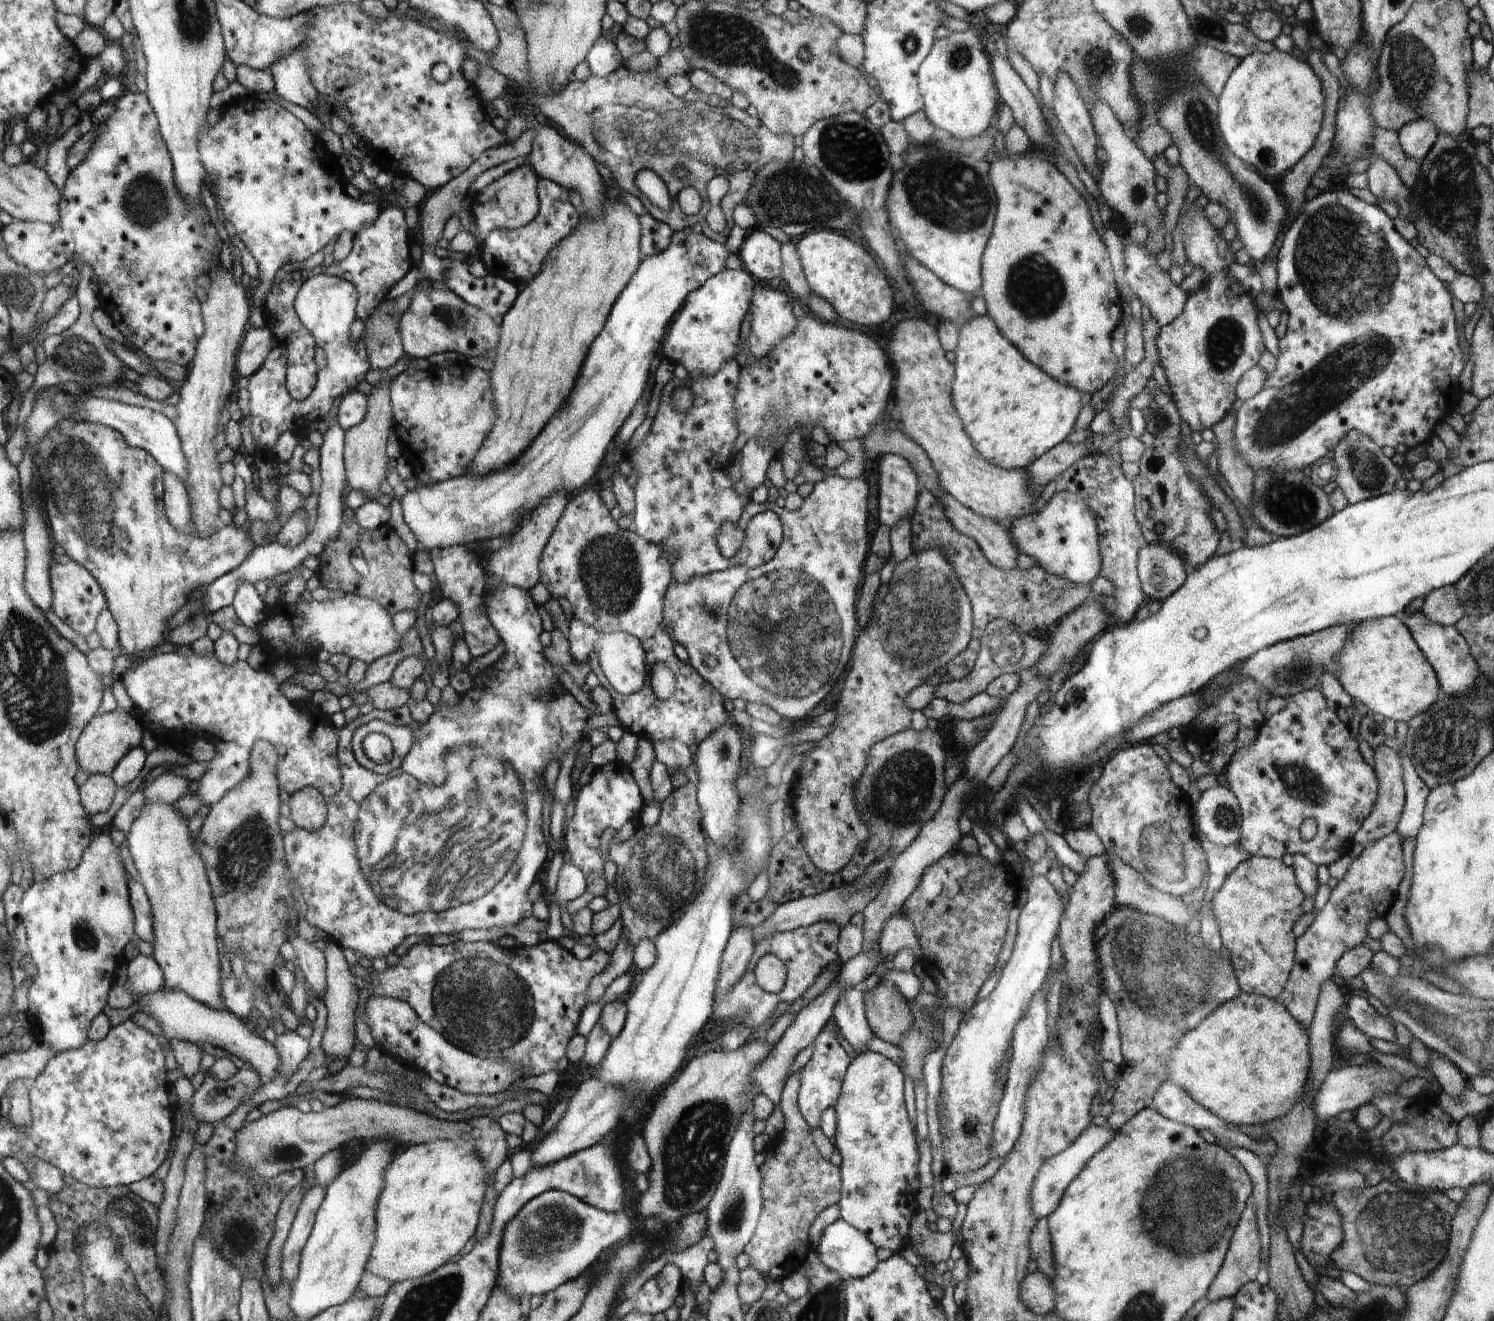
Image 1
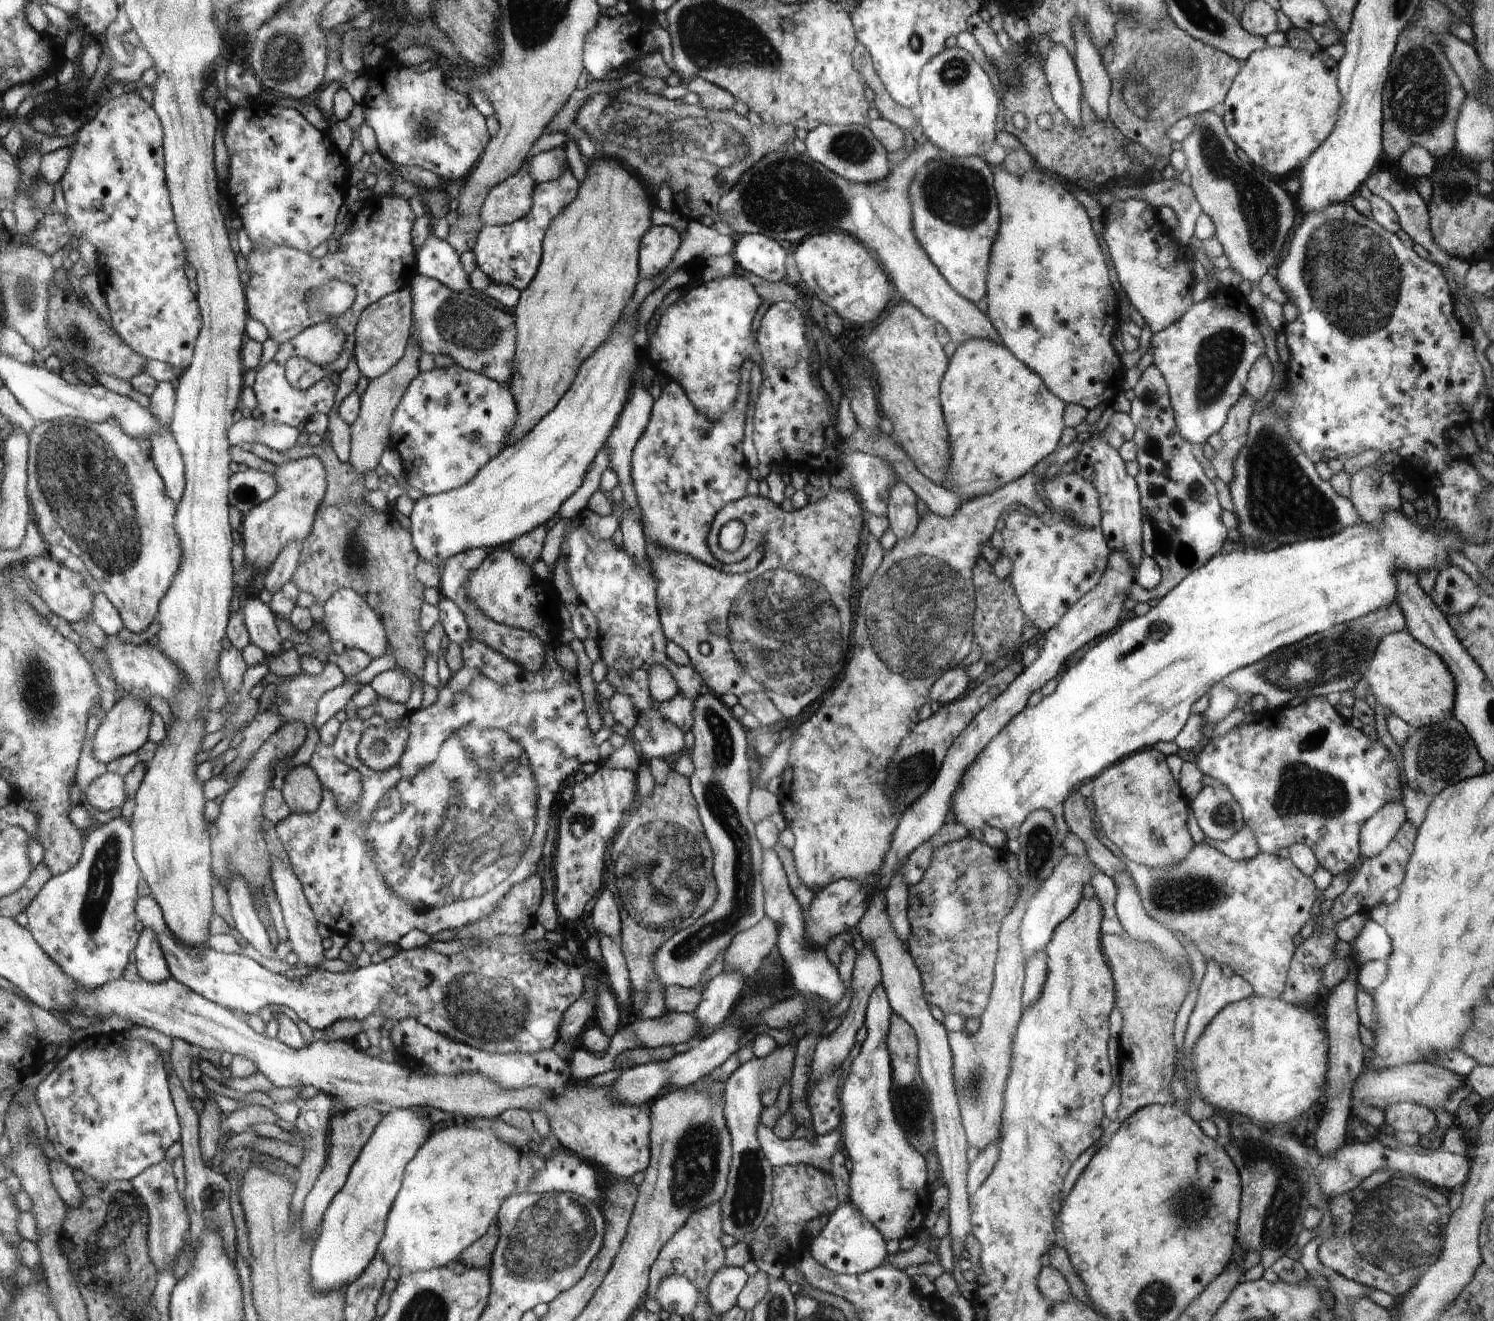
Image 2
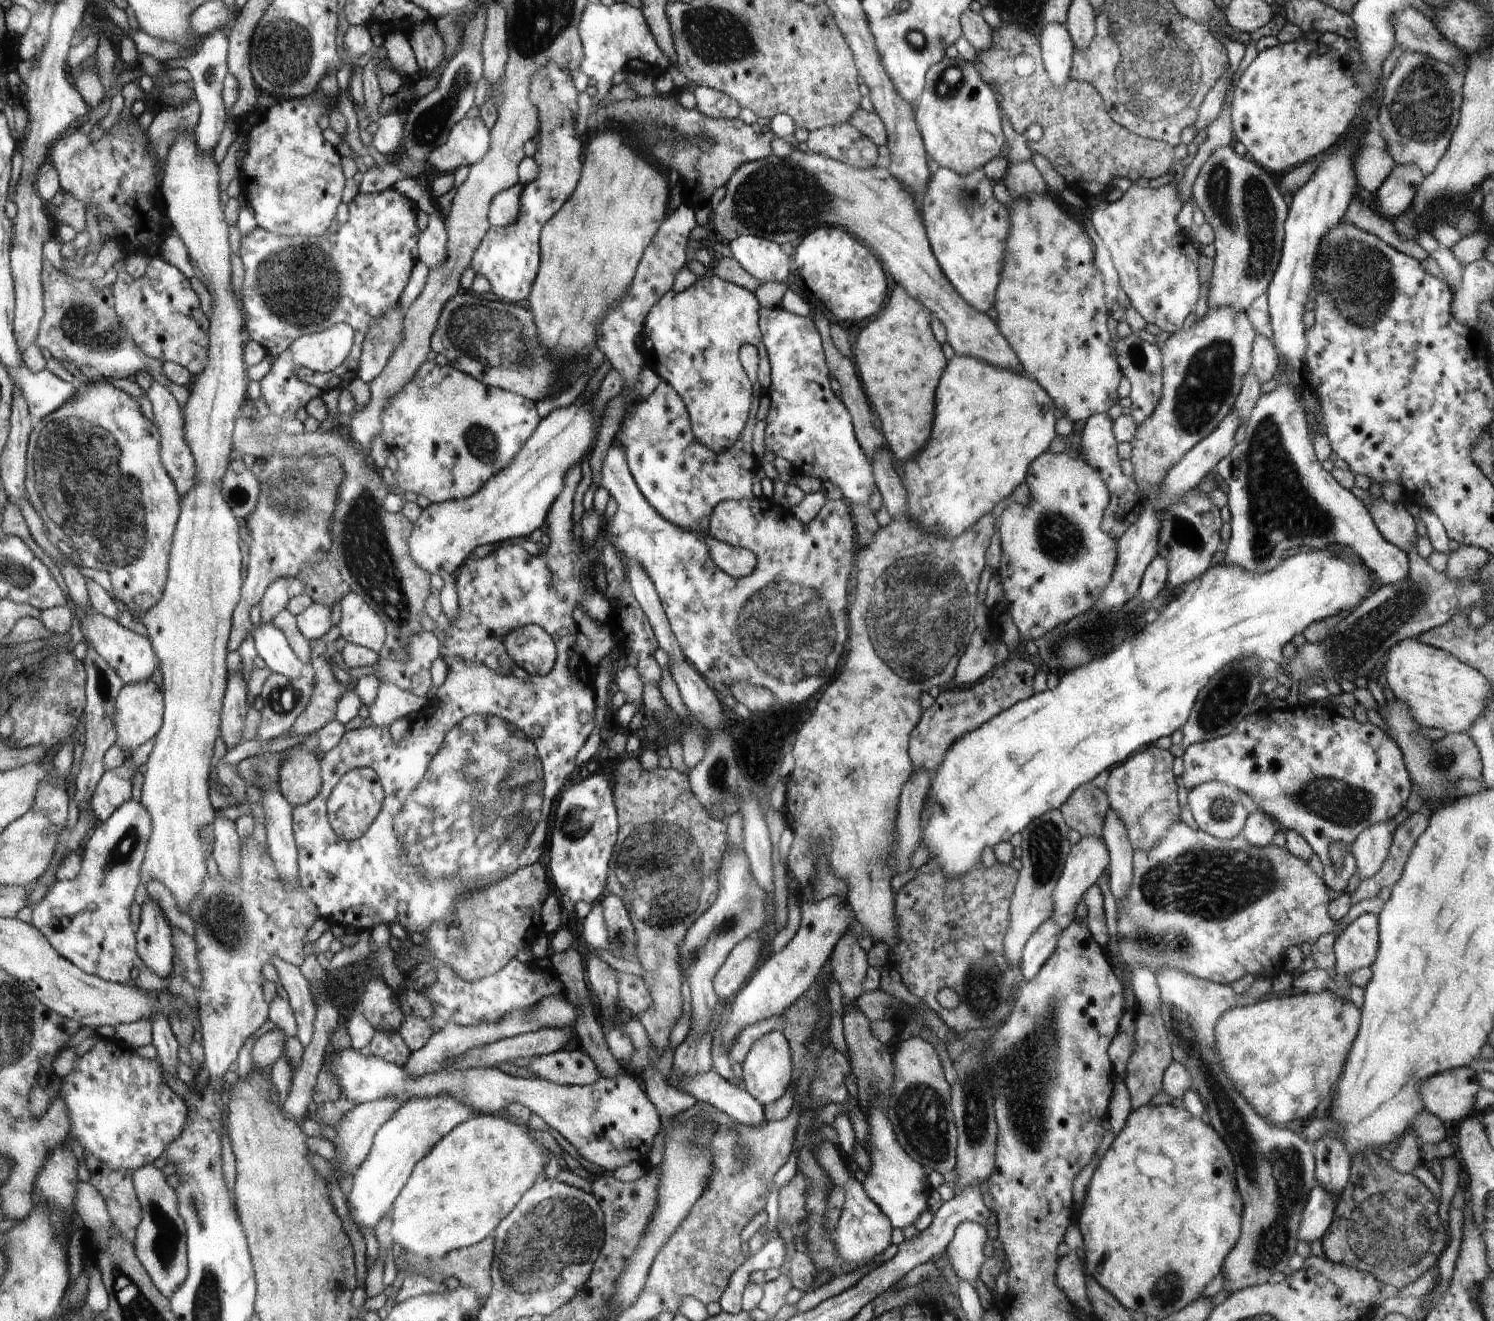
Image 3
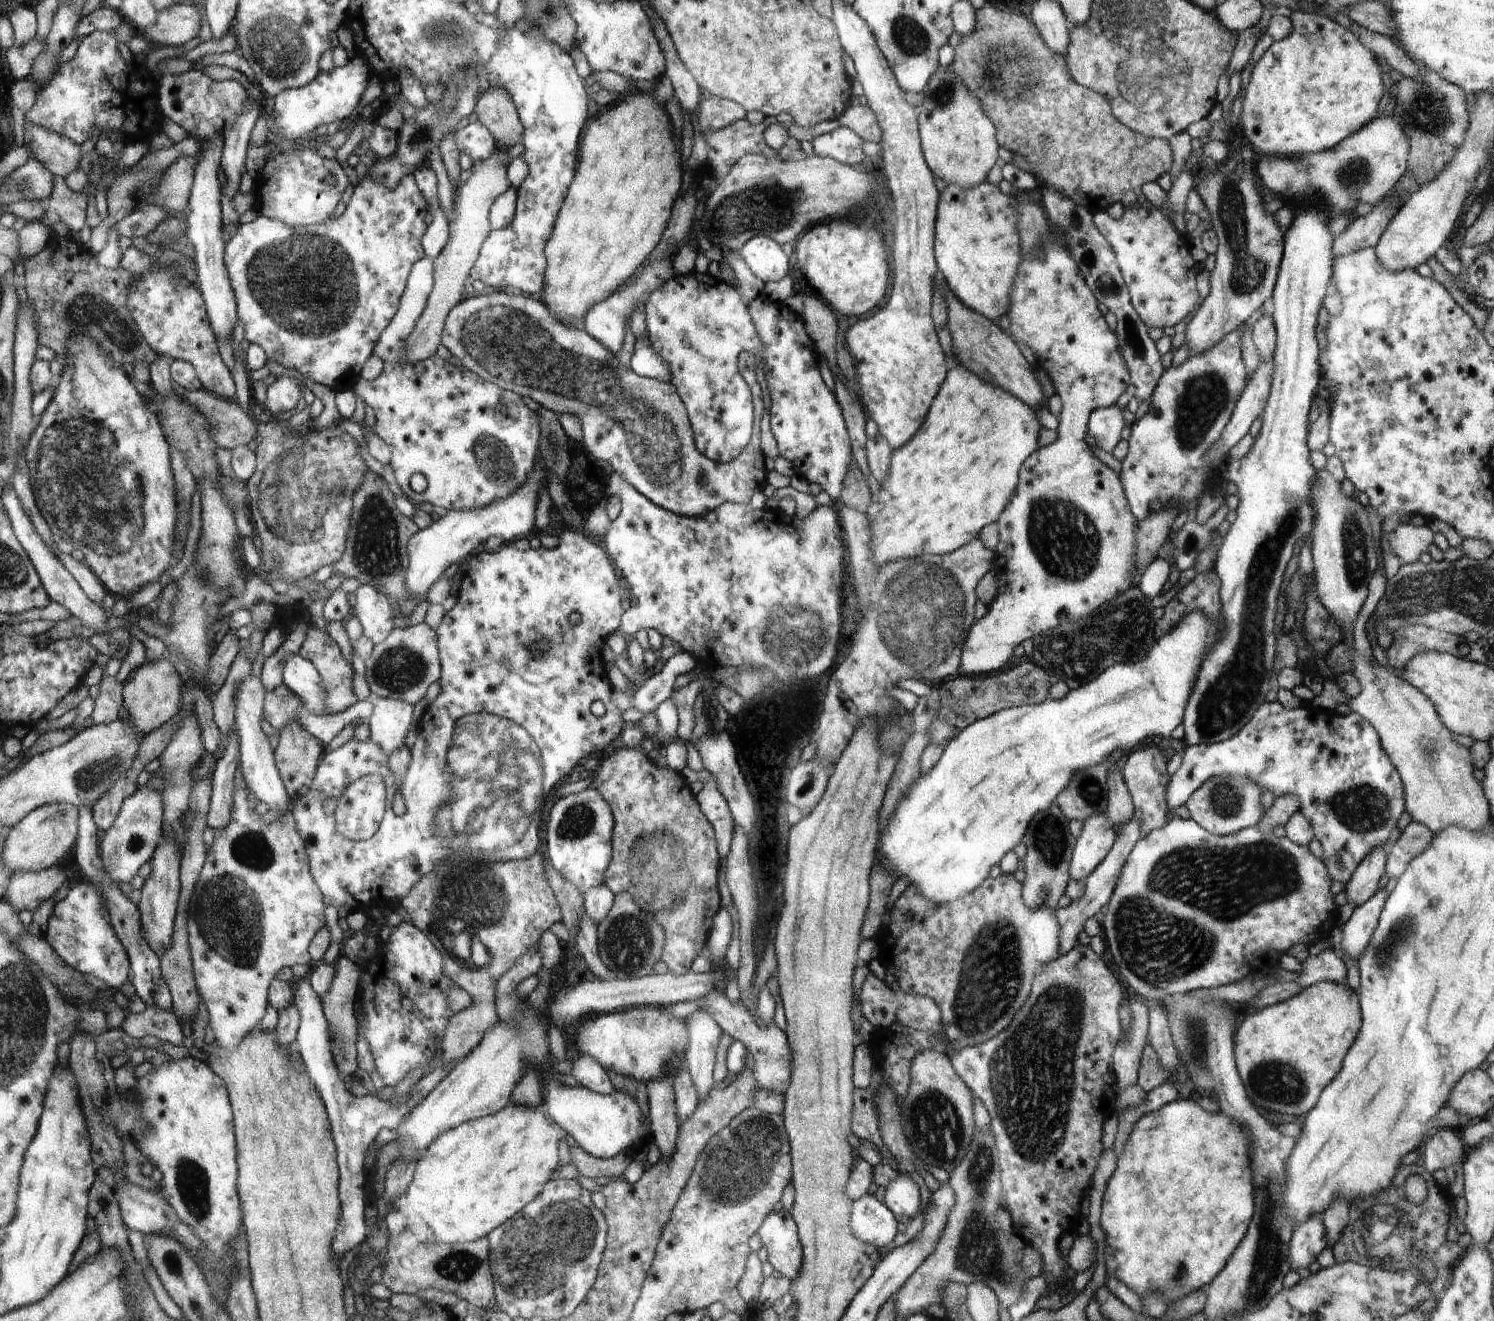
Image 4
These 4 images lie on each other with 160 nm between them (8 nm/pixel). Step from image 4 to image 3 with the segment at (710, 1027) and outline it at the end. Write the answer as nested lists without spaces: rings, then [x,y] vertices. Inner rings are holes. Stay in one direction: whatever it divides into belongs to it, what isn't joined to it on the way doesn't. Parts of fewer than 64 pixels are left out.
[[[744,853],[740,855],[724,854],[722,865],[719,868],[718,889],[718,898],[715,900],[715,904],[687,930],[686,937],[683,938],[683,945],[679,946],[679,965],[691,990],[691,1026],[689,1032],[690,1028],[692,1028],[698,1037],[707,1031],[709,1022],[712,1020],[713,1010],[720,1002],[719,995],[713,988],[714,978],[722,968],[724,961],[730,956],[731,950],[749,934],[752,934],[754,930],[757,932],[762,926],[762,922],[764,922],[762,900],[764,900],[766,894],[755,881],[755,877],[751,873],[749,860]]]

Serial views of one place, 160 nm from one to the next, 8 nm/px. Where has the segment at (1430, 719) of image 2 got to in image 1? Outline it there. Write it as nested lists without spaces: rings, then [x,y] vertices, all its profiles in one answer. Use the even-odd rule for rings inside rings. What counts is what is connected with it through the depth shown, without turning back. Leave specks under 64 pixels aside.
[[[1399,615],[1367,620],[1350,628],[1349,640],[1341,654],[1337,655],[1337,664],[1340,665],[1341,673],[1336,678],[1352,699],[1360,700],[1368,708],[1370,715],[1384,716],[1389,726],[1400,721],[1408,723],[1410,719],[1422,714],[1434,704],[1440,689],[1437,674],[1414,642],[1408,627]]]

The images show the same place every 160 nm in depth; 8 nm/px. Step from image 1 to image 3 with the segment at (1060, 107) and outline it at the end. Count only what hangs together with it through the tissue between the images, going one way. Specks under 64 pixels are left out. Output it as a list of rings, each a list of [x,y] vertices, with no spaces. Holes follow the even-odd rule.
[[[1049,22],[1043,26],[1042,39],[1043,62],[1051,81],[1061,87],[1069,78],[1075,46],[1065,25]]]

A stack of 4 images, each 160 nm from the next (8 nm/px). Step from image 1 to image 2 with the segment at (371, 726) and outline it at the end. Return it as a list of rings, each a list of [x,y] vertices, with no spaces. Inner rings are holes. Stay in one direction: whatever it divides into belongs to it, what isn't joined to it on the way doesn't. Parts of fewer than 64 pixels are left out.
[[[401,725],[395,730],[368,728],[359,742],[359,757],[372,767],[372,770],[390,769],[391,766],[399,764],[404,749],[407,748],[409,736],[409,730]]]

